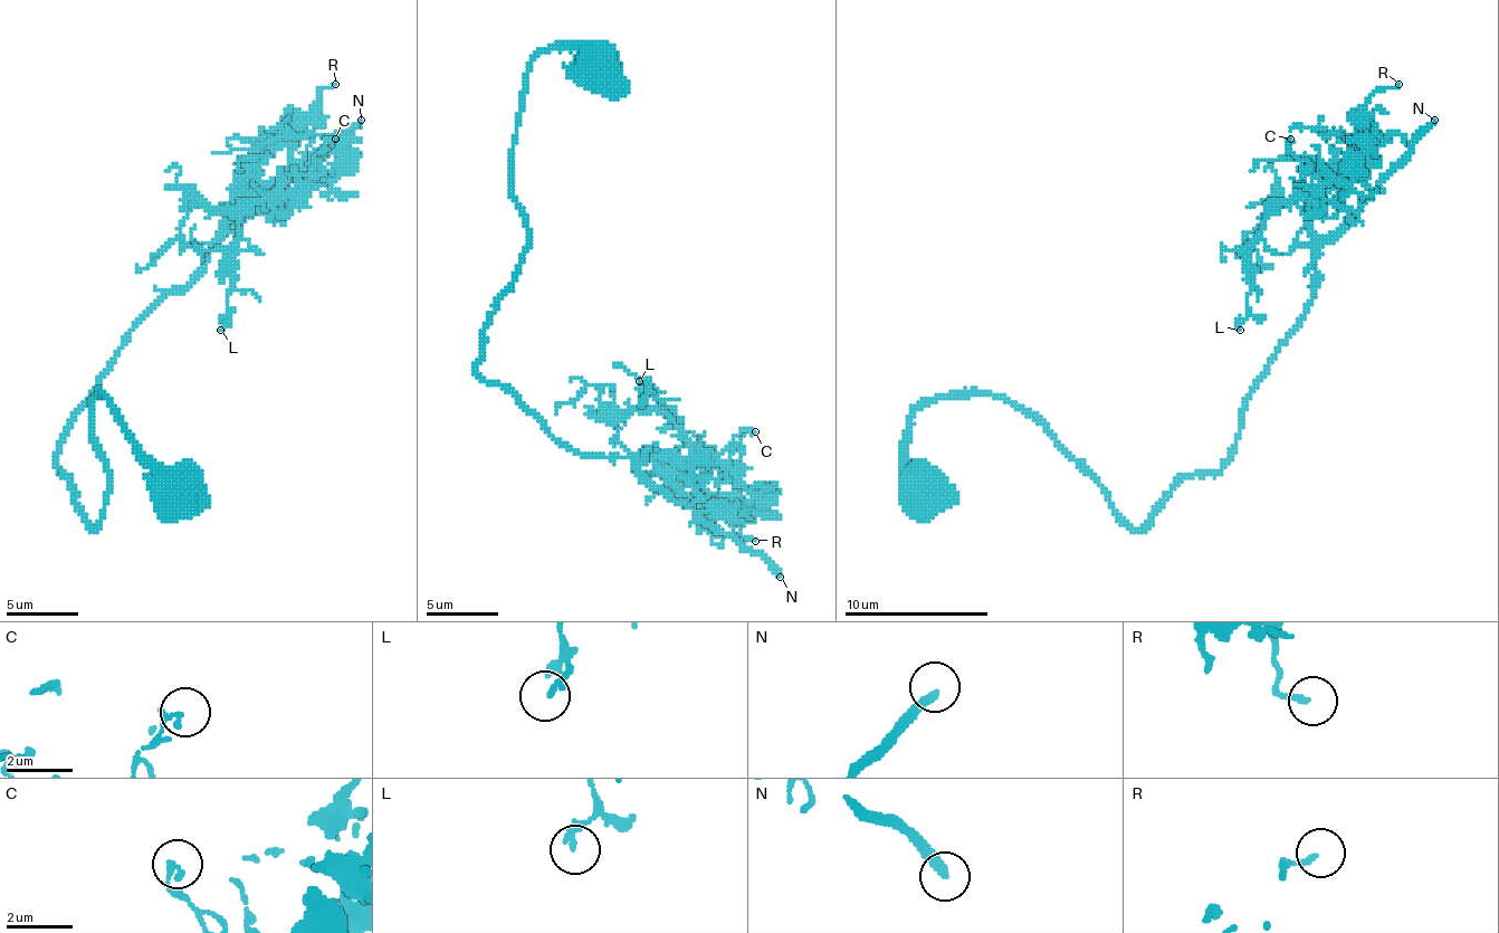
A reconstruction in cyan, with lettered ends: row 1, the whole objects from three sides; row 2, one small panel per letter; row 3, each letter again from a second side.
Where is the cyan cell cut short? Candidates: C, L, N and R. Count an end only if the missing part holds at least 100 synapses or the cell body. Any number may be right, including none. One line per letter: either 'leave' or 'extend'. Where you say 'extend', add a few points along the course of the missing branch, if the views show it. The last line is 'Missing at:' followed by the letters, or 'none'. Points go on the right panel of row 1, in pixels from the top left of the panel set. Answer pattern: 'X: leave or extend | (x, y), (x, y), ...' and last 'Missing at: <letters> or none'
C: leave
L: leave
N: extend
R: leave
Missing at: N

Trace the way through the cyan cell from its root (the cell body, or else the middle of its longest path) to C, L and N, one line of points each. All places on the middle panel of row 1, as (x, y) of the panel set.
C: (597, 74), (567, 49), (527, 70), (513, 146), (527, 251), (477, 370), (582, 454), (712, 457), (755, 431)
L: (597, 74), (567, 49), (527, 70), (513, 146), (527, 251), (477, 370), (582, 454), (686, 457), (639, 381)
N: (597, 74), (567, 49), (527, 70), (513, 146), (527, 251), (477, 370), (780, 577)

